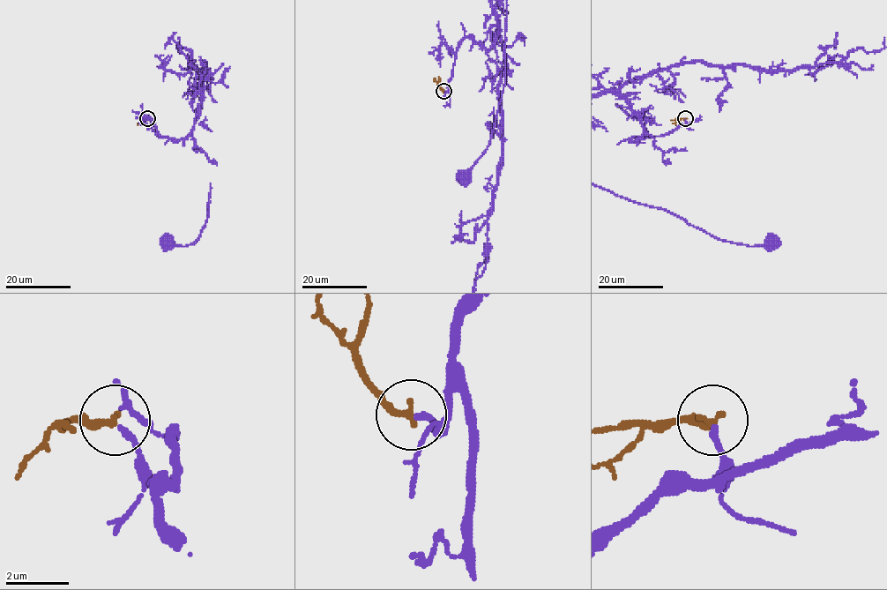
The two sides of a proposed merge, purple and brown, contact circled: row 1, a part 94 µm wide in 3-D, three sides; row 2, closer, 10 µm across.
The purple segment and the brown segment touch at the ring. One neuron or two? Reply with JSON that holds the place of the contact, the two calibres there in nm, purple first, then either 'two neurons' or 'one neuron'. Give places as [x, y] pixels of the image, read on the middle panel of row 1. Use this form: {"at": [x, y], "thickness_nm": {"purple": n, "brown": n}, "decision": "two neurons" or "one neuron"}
{"at": [443, 91], "thickness_nm": {"purple": 200, "brown": 300}, "decision": "one neuron"}

